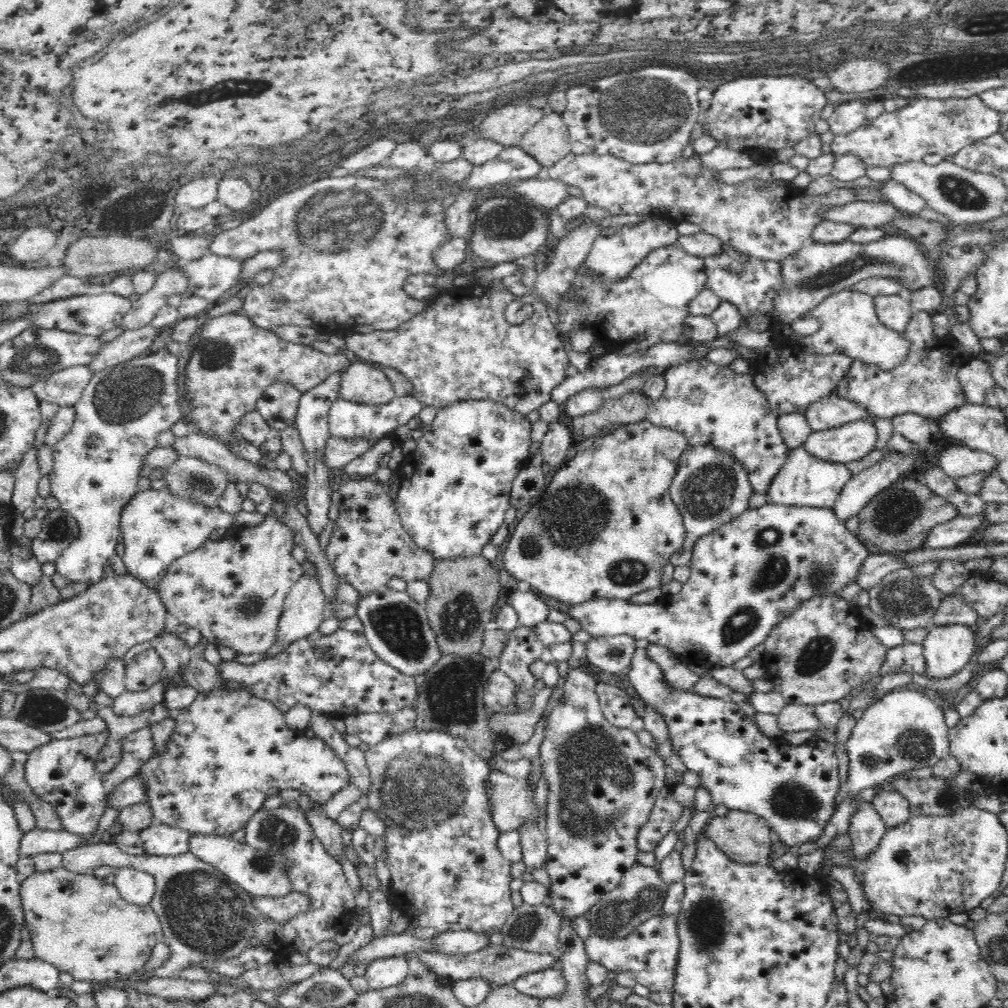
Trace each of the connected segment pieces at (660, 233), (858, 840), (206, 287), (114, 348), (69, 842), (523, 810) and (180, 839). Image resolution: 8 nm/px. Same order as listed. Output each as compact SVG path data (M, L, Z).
M658 218L642 220L639 224L624 227L602 228L583 264L594 277L601 278L604 283L614 283L614 280L628 277L650 252L677 243L679 236L677 228L672 228L666 220Z
M862 802L852 816L848 830L854 851L853 865L877 852L886 830L885 822L872 803Z
M207 253L203 258L180 268L189 277L189 294L216 303L235 286L243 270L243 262Z
M152 324L134 330L125 330L114 340L105 342L100 352L96 354L96 359L92 360L88 367L96 373L139 358L138 356L150 350L150 346L154 344L154 338L158 336L158 331L159 328Z
M34 829L24 834L20 846L20 858L33 858L43 853L64 855L68 850L89 845L92 839L84 839L66 830Z
M492 769L488 781L492 785L487 793L489 804L494 824L500 832L518 830L528 819L543 826L543 819L538 820L532 805L533 786L529 785L527 780L517 780Z
M154 824L140 830L146 854L151 856L179 856L190 851L190 832L165 824Z

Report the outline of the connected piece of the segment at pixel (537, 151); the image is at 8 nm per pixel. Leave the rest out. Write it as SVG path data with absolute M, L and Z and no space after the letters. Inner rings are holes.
M555 111L544 114L542 120L522 136L518 145L535 158L544 171L554 166L571 152L569 130L563 115Z

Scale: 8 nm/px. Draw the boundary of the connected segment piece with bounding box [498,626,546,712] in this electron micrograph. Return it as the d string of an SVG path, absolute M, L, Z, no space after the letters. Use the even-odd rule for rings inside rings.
M518 626L508 632L508 642L498 658L498 666L515 682L518 712L533 710L539 692L534 692L537 678L531 673L530 665L534 661L545 659L545 653L546 648L537 639L535 627Z

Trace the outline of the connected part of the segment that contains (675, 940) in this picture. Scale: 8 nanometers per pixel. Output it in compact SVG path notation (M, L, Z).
M652 916L624 938L605 938L593 932L584 942L592 962L605 966L610 972L636 972L639 984L648 987L651 992L673 993L680 948L676 916Z

